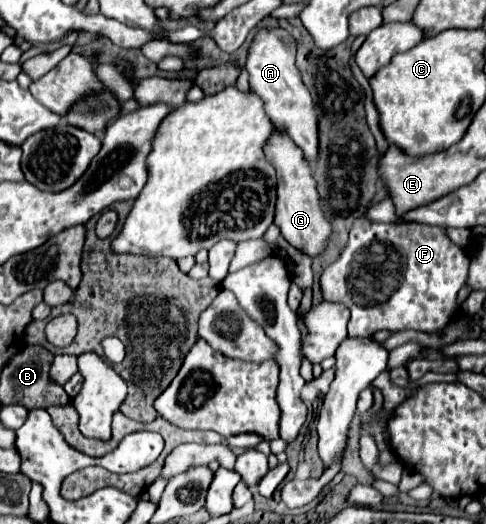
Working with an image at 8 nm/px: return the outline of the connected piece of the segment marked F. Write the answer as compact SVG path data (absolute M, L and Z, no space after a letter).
M360 215L352 229L346 249L340 257L326 267L320 277L324 299L344 303L352 317L348 321L348 337L370 337L376 331L424 331L424 333L442 333L458 311L458 291L468 281L470 259L468 253L450 241L444 227L430 227L418 223L404 225L386 225L372 223L366 215Z

